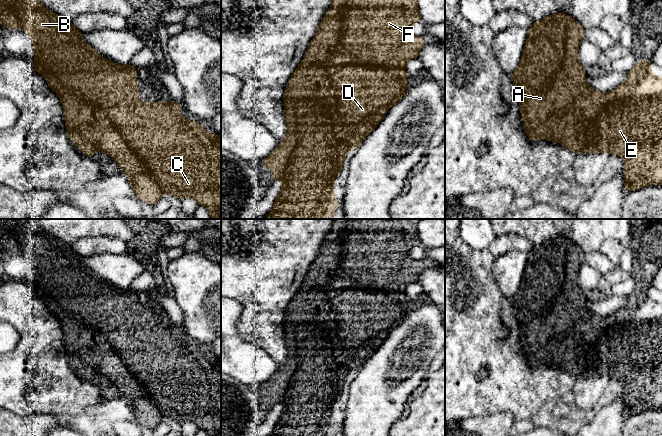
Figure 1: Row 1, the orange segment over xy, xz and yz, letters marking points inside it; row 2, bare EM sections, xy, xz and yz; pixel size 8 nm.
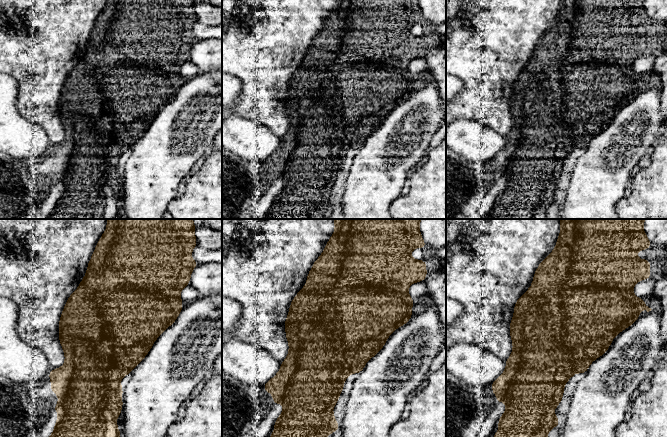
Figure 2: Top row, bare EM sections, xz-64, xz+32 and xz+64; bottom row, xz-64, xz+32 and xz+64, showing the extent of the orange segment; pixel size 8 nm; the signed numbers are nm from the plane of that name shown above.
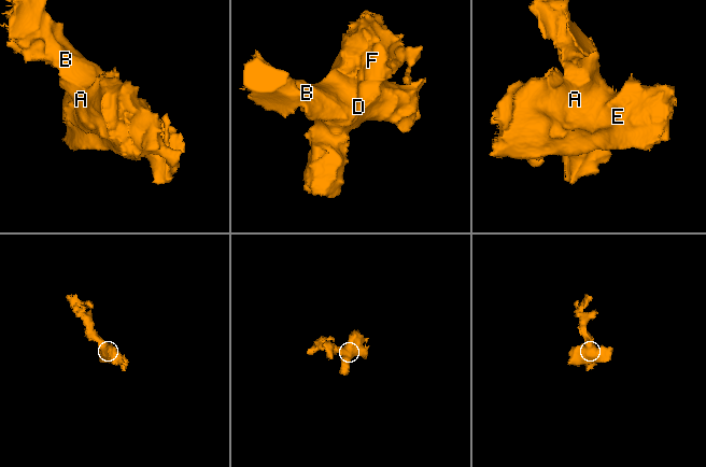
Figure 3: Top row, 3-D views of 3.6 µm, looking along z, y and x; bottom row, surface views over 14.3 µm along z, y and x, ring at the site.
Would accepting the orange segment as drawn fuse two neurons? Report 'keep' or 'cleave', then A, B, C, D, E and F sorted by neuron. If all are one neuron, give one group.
keep; A B C D E F

